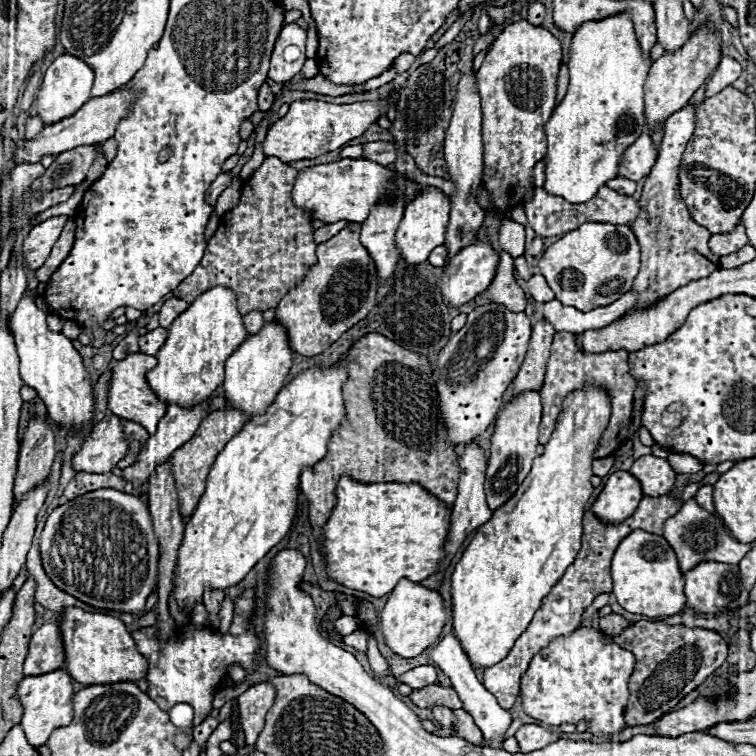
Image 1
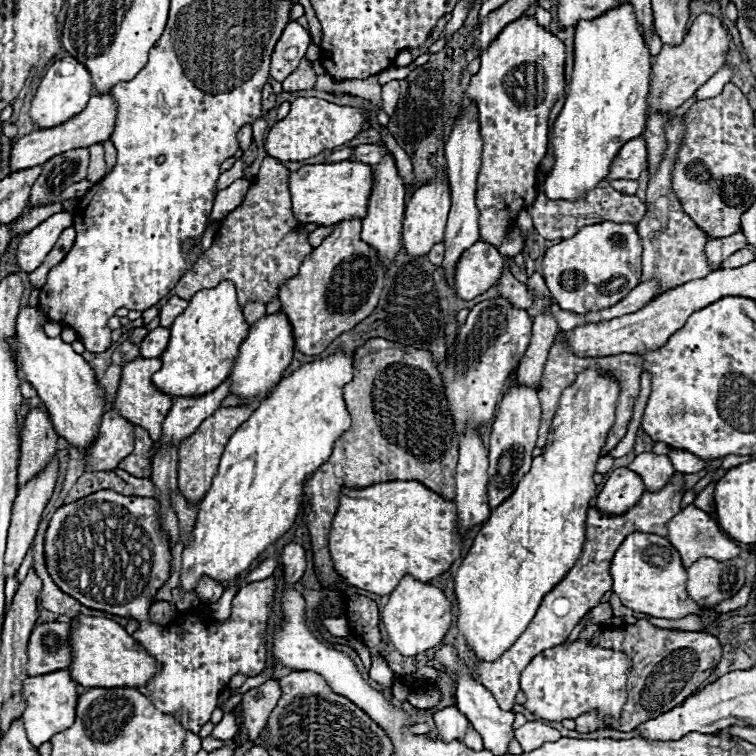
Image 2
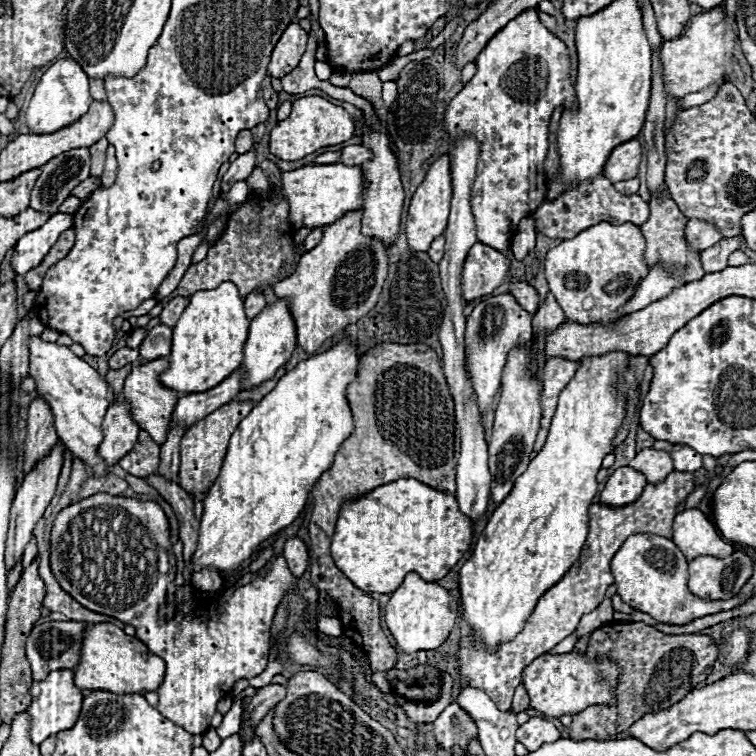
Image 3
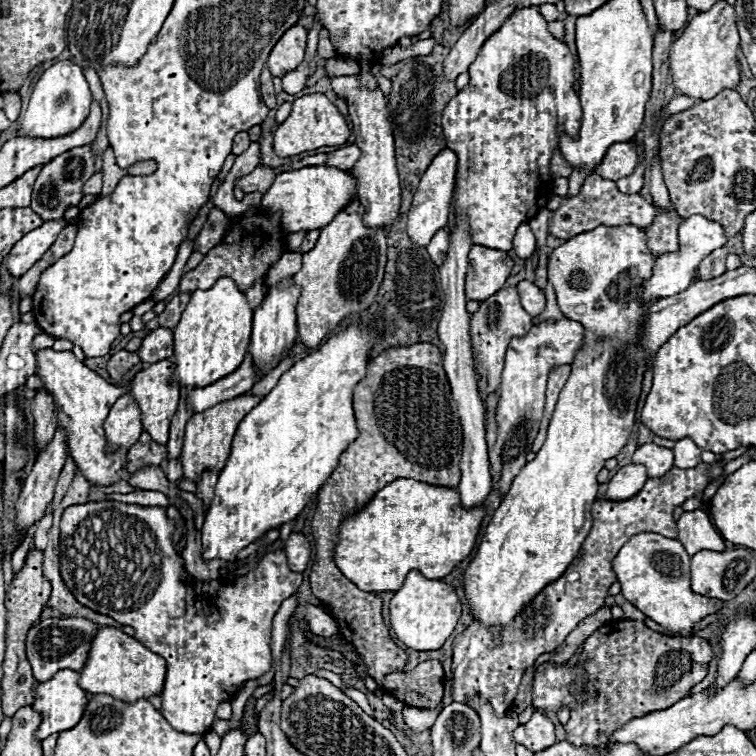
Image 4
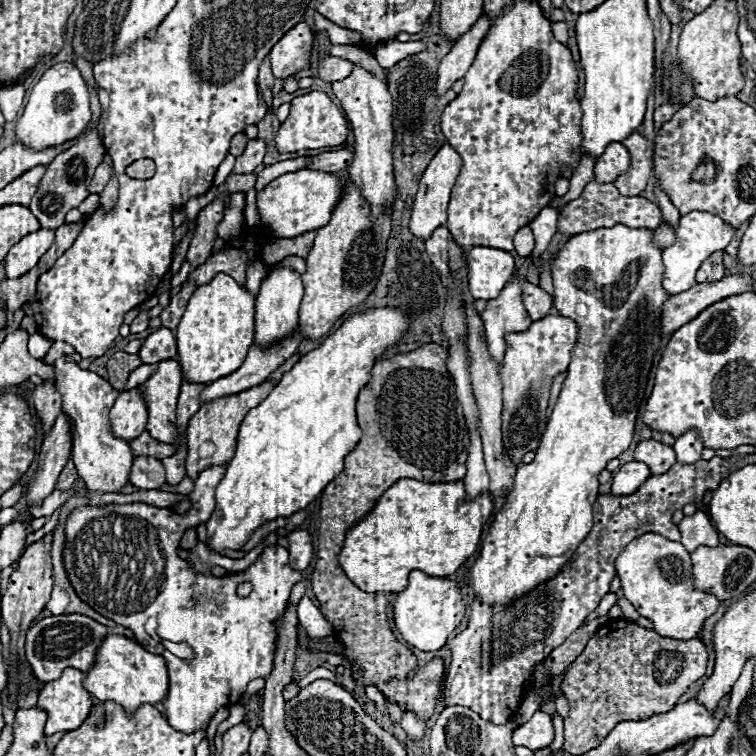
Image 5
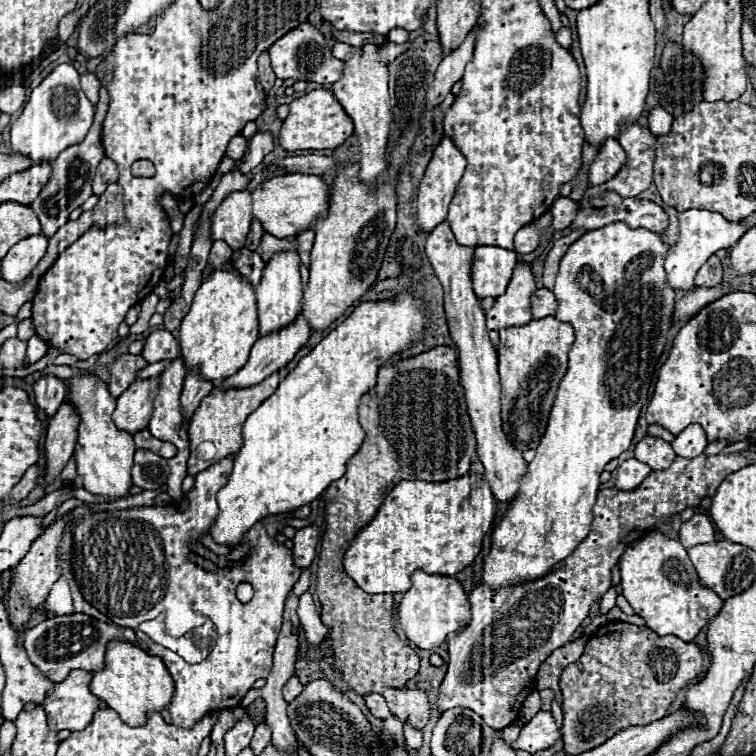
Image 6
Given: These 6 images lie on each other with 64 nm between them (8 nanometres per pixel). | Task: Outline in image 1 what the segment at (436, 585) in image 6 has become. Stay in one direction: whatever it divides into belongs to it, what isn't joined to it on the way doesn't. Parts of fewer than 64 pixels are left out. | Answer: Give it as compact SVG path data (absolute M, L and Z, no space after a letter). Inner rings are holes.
M402 578L396 584L396 588L390 592L390 598L380 612L380 630L392 652L404 658L412 658L412 656L422 654L428 646L440 640L446 618L448 614L446 614L444 600L436 590L426 588L408 578Z

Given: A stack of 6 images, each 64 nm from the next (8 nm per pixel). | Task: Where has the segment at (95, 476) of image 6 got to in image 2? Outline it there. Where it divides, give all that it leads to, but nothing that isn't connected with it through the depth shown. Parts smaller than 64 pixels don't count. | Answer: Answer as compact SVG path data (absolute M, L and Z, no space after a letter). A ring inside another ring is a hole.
M24 306L18 312L16 336L20 340L22 370L26 374L26 380L38 390L38 396L44 402L58 436L66 438L66 442L78 448L82 454L88 454L100 432L104 414L104 390L100 388L96 374L88 366L88 362L80 354L76 354L70 344L62 342L62 338L48 338L42 330L44 324L46 316L34 306Z

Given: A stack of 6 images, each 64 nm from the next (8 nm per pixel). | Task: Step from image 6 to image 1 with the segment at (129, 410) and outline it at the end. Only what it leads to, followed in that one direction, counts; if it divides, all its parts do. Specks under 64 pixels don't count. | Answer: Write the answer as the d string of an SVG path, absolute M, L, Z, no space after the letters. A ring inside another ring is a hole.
M108 412L84 438L82 450L74 456L72 464L78 472L104 474L110 472L126 454L130 446L124 438L124 426L118 416Z

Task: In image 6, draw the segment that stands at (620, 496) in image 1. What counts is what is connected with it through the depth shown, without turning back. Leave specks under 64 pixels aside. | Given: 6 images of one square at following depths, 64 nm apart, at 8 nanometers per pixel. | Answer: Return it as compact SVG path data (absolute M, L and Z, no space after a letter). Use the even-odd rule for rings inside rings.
M636 458L626 460L620 464L618 472L616 472L616 488L630 492L632 488L636 488L636 484L640 484L640 480L644 480L644 476L648 476L648 472L652 472L652 468Z

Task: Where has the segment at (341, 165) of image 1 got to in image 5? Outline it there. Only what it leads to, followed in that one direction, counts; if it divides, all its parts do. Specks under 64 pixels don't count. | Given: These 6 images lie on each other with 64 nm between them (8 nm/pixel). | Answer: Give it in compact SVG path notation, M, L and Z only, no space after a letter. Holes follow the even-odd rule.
M296 170L296 172L288 172L282 174L278 178L274 178L270 184L266 184L258 194L256 194L256 206L262 218L262 224L268 226L268 230L276 236L276 238L292 238L292 236L300 236L300 232L312 232L324 224L328 224L334 206L338 204L342 194L342 178L330 172L316 172L316 170Z

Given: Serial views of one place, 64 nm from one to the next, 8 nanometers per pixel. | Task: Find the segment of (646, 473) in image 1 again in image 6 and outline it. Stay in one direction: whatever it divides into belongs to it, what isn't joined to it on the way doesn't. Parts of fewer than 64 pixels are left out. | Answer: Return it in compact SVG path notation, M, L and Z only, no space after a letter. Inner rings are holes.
M646 436L636 444L636 460L648 464L652 470L668 468L668 464L672 464L672 456L676 456L672 444L664 442L662 438Z

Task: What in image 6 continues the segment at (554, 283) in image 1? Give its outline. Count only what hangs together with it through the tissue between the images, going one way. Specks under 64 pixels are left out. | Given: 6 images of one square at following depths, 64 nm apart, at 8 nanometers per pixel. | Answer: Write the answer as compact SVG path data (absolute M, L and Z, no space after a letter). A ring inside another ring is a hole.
M614 222L586 232L560 260L560 272L554 286L558 298L556 318L572 324L576 340L570 348L568 370L560 382L548 428L536 448L536 458L528 464L528 474L520 482L518 496L510 502L510 508L492 532L492 548L482 566L482 584L492 590L548 574L556 562L570 556L588 536L600 474L610 460L630 448L656 362L664 352L672 328L676 290L668 284L664 272L666 254L668 246L658 234Z

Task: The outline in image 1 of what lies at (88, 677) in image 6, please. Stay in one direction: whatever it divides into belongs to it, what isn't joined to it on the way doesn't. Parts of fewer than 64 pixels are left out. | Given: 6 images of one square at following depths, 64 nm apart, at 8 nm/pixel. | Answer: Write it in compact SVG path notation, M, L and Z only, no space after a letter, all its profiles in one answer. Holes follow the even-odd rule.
M56 670L56 672L48 672L48 674L40 674L40 676L26 676L20 682L18 696L20 696L20 702L24 706L22 728L26 732L28 742L36 748L46 744L52 730L68 726L72 722L74 688L72 688L72 678L66 670Z

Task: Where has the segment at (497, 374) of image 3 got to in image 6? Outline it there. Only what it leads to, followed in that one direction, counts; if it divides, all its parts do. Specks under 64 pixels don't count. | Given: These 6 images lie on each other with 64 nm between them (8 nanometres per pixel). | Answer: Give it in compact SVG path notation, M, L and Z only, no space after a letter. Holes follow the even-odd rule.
M522 262L516 266L514 276L508 284L506 294L498 296L494 306L486 312L488 322L488 334L492 344L498 348L498 330L500 328L512 328L520 324L528 324L532 320L532 308L530 300L536 292L536 276L530 268L530 264Z

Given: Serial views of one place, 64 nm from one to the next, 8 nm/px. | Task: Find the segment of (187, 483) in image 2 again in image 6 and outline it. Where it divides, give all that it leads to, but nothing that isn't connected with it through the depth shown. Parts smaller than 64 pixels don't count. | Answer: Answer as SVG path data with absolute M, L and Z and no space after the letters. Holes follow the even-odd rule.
M282 368L280 372L274 372L272 376L268 376L264 382L248 386L248 388L228 388L228 390L216 390L214 394L208 394L198 410L194 412L192 420L190 420L190 460L188 460L188 474L194 476L198 472L202 472L204 468L212 466L214 462L222 460L224 456L236 454L242 448L242 426L246 422L246 418L264 402L268 400L268 396L272 396L272 392L276 392L278 384L284 380L284 376L288 376L288 368Z

